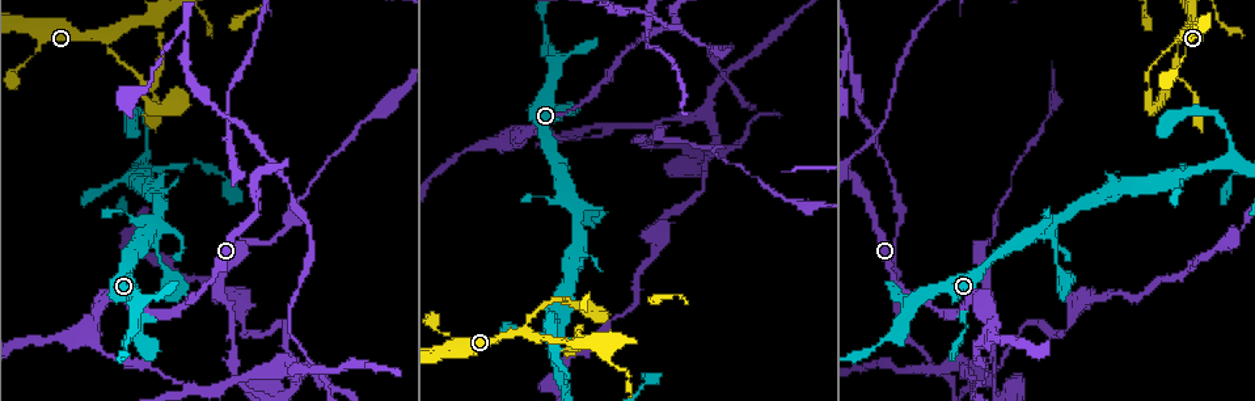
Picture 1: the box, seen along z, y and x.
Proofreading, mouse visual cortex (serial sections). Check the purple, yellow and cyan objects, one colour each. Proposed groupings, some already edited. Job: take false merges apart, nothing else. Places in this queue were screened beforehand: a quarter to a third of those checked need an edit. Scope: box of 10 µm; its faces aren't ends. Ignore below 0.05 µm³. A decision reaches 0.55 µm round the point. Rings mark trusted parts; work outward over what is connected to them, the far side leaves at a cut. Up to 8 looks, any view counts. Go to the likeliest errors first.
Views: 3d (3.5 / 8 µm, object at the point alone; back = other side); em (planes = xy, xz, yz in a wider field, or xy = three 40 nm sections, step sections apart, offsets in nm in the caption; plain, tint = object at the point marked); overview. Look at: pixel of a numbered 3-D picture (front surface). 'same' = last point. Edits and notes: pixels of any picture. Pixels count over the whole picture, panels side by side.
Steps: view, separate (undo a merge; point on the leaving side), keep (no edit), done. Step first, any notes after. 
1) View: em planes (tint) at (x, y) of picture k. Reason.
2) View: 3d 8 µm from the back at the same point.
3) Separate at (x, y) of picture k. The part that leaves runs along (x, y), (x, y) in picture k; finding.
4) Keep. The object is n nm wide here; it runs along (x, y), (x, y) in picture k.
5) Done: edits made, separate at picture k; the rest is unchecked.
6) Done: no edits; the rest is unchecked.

View: 3d 8 µm at (607, 134) of picture 1. Abrupt turn.

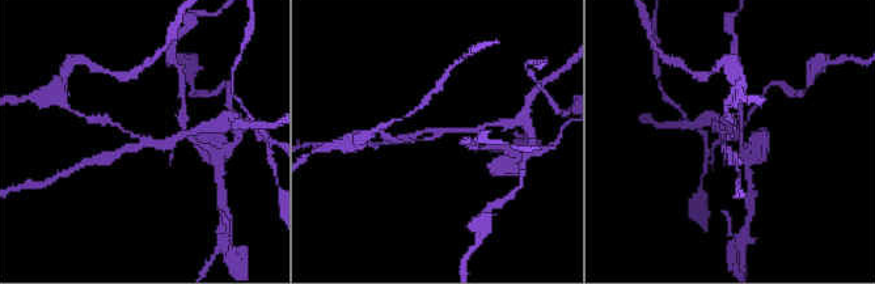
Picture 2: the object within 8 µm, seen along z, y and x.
View: 3d 3.5 µm at the same point.

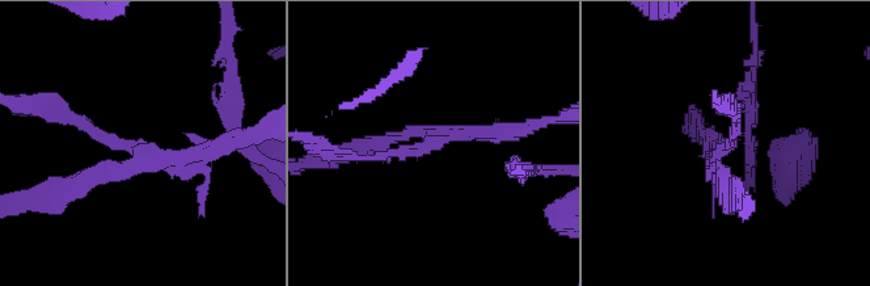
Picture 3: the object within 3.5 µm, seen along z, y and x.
View: em xy step 3 (tint) at (728, 148) of picture 3. 3 arms meet here; the arms are 100, 150, 200 nm wide.

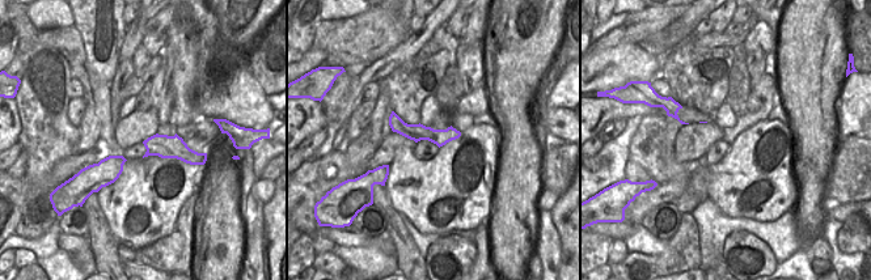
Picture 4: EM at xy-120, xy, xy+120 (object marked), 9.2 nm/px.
Separate at (202, 159) of picture 3. The part that leaves runs along (152, 155), (193, 159), (265, 131) in picture 3; a second cell is stuck on.

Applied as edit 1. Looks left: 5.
View: overview. See it whole again.

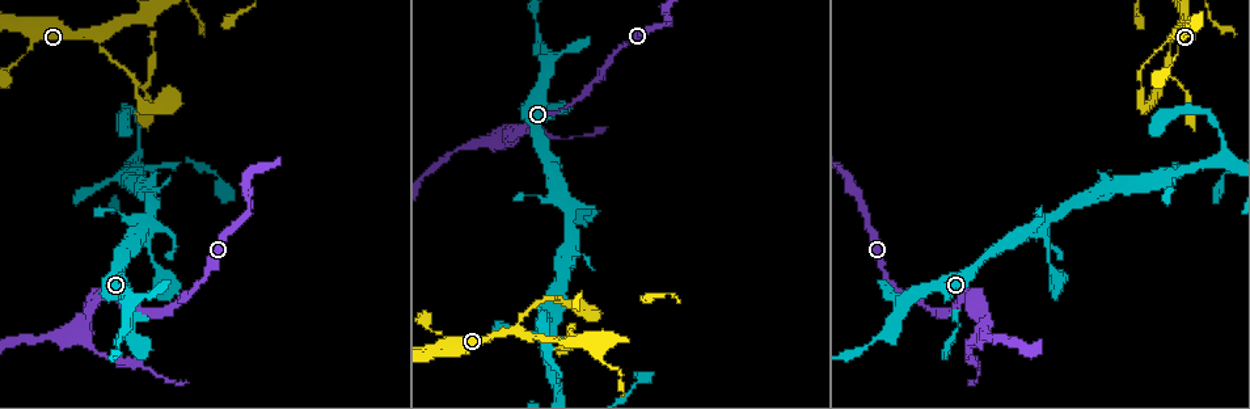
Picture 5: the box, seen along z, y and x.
View: 3d 3.5 µm at (147, 16) of picture 5. Two arms in line, one across.

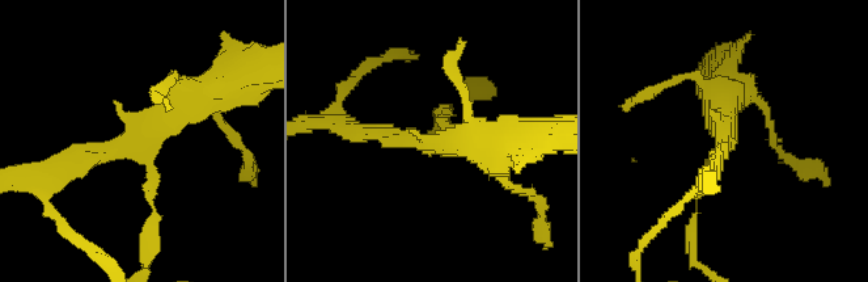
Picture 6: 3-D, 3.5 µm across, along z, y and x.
View: em xy step 2 (tint) at (135, 145) of picture 6. Shape alone is not enough.

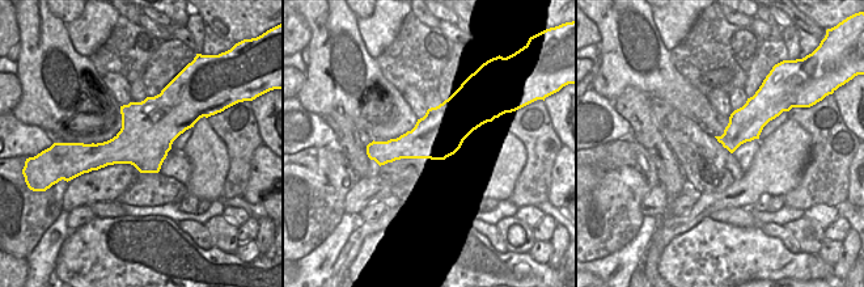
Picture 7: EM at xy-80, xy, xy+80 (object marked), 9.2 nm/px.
Keep. It runs along (59, 177), (136, 144), (200, 92) in picture 6; all the same cell.

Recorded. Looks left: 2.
View: 3d 3.5 µm at (1142, 86) of picture 5. Thin neck.

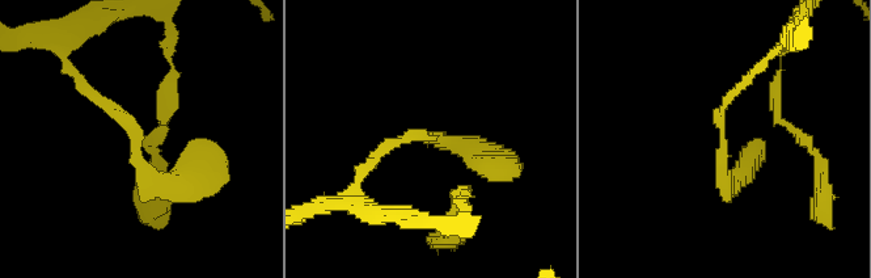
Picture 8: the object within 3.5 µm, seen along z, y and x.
View: em planes (tint) at (724, 139) of picture 8. The arms are 150, 250 nm wide.

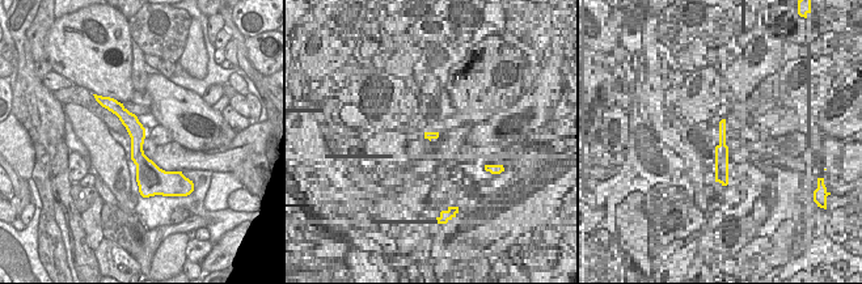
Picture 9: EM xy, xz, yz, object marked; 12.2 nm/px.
Keep. It runs along (77, 78), (130, 126), (153, 182), (186, 178) in picture 8; all the same cell.

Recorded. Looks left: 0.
Done: edits made, separate at picture 3; the rest is unchecked.

